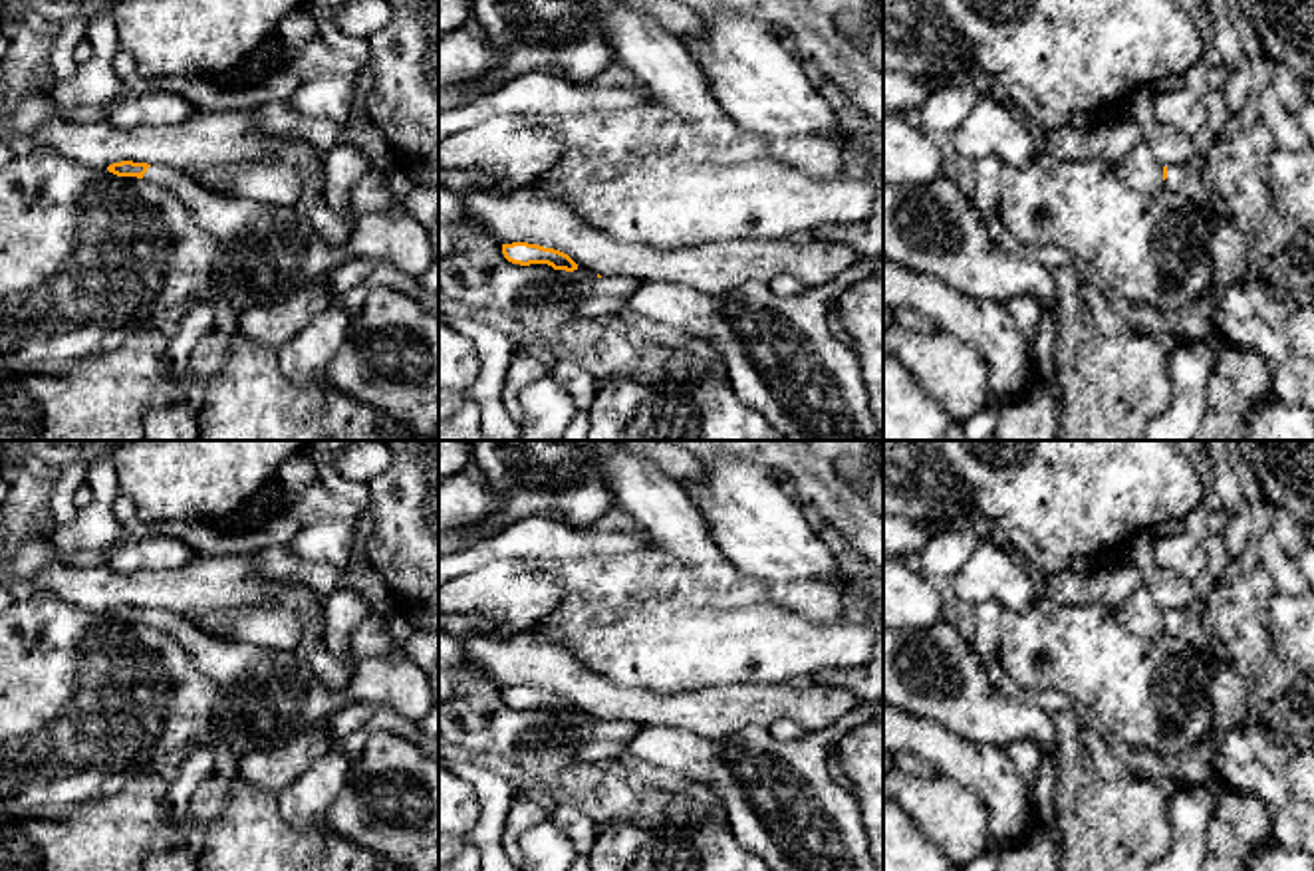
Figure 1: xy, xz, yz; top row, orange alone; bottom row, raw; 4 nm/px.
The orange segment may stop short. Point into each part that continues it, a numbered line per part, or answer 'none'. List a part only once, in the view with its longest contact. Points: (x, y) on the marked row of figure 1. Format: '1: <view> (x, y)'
1: xy (264, 252)

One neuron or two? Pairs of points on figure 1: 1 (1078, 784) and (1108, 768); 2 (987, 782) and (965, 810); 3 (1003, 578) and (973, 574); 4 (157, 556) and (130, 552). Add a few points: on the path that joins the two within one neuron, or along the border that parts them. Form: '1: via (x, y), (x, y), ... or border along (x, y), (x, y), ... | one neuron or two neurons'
1: border along (1080, 731), (1080, 743), (1104, 778), (1140, 778) | two neurons
2: border along (935, 772), (981, 798), (989, 816), (989, 838) | two neurons
3: via (995, 576), (981, 576) | one neuron
4: via (151, 554), (135, 554) | one neuron

